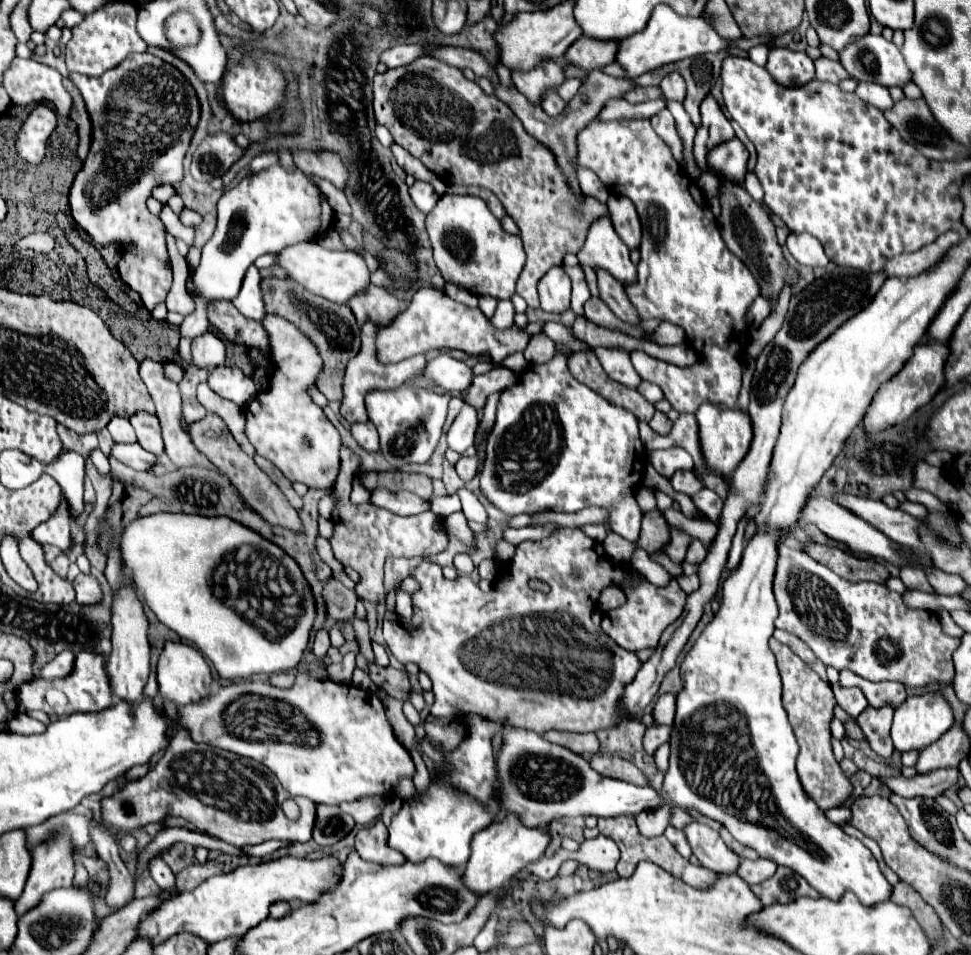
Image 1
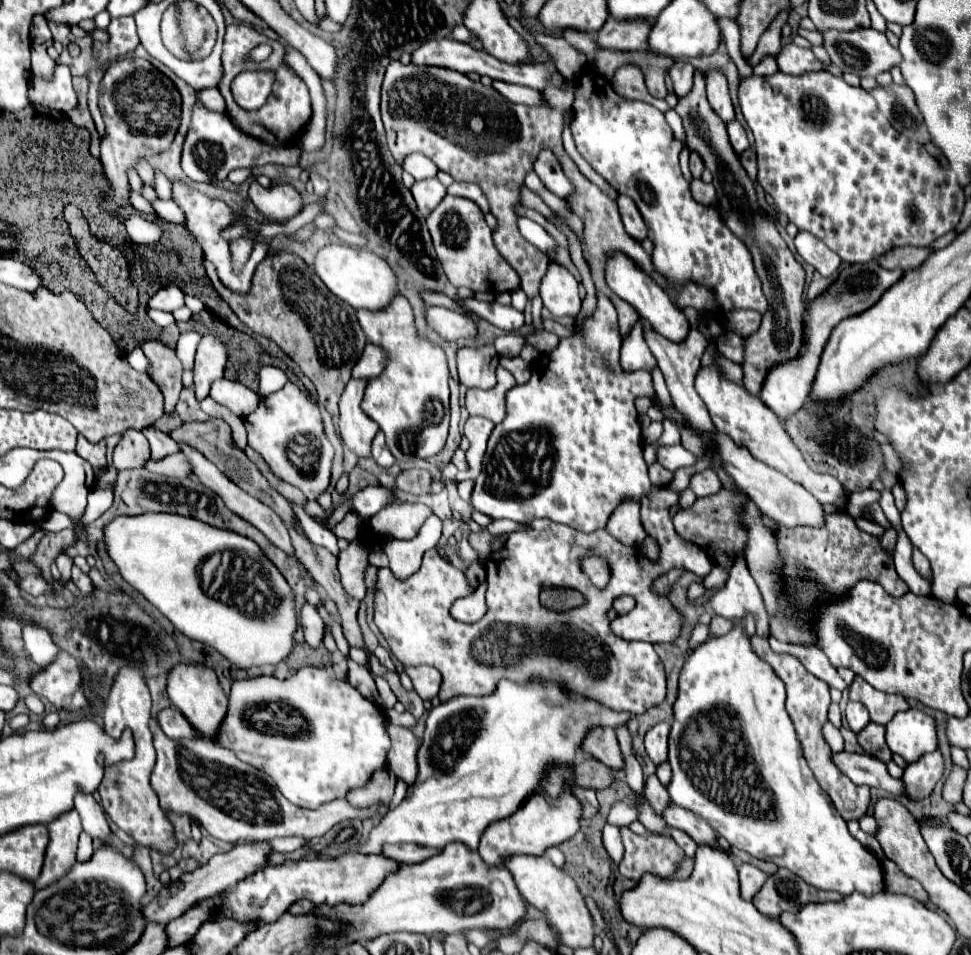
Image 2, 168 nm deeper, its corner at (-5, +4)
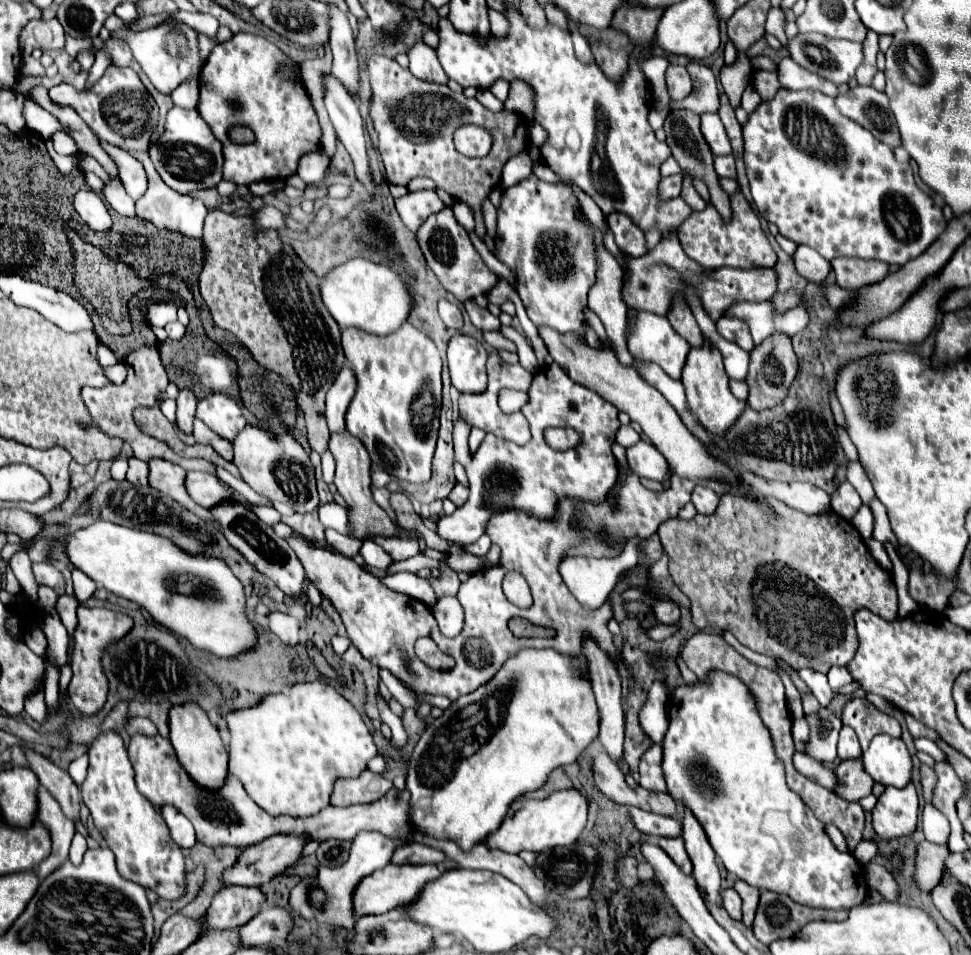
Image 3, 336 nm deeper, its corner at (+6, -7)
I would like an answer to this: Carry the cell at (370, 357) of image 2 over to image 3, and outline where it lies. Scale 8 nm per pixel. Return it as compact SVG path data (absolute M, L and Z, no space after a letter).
M341 368L341 372L337 374L333 386L327 392L327 410L325 410L325 418L327 418L327 428L331 434L341 434L345 430L345 412L349 406L349 400L353 398L353 372L349 372L349 368Z

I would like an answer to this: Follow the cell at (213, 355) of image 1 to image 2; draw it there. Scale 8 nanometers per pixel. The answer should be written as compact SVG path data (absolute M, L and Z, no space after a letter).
M204 335L198 345L194 363L194 389L198 401L202 401L208 395L210 383L214 379L224 377L226 363L228 363L226 345L216 335Z

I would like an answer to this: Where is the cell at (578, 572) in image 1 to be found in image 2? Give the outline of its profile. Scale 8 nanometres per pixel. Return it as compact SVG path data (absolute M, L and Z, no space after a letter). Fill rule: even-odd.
M652 487L652 491L650 491L650 493L644 497L644 501L642 501L642 525L644 525L646 533L652 535L652 537L660 543L660 559L658 559L658 561L650 561L650 559L644 555L644 551L638 549L638 547L626 547L626 545L622 545L622 543L616 541L612 535L608 535L604 529L598 529L598 531L594 531L594 533L582 533L582 531L576 531L576 529L572 529L572 527L566 527L566 525L548 521L548 519L536 519L536 521L530 523L530 525L532 525L530 531L516 531L516 533L510 533L506 545L504 545L502 549L490 553L490 557L486 559L484 565L486 565L486 579L488 579L488 591L486 591L486 607L488 607L488 611L486 611L486 615L484 615L480 621L476 621L476 623L470 625L470 623L460 623L460 621L456 621L456 619L450 615L452 603L454 603L456 599L460 599L460 597L472 595L474 589L468 587L466 573L460 571L460 569L456 569L456 567L452 567L452 565L448 565L448 563L438 555L438 549L426 551L420 569L418 569L412 577L408 577L406 581L398 581L398 579L392 575L390 569L380 569L380 571L378 571L378 585L376 585L376 599L374 599L374 603L376 603L374 621L376 621L378 629L382 631L384 639L388 641L388 647L390 647L392 655L394 655L404 667L430 665L430 667L436 667L436 669L440 671L440 675L442 675L442 693L440 693L438 697L440 697L442 703L448 701L448 699L452 699L452 697L458 697L458 695L476 695L476 697L492 695L492 693L496 691L496 685L498 685L500 679L510 679L510 681L516 681L516 683L522 683L522 681L528 681L528 679L544 679L544 681L552 681L552 683L558 683L558 681L560 681L560 685L566 689L568 695L580 695L580 697L592 699L592 701L596 701L596 703L600 703L600 705L604 705L604 707L608 707L608 709L612 709L612 711L632 711L632 713L636 713L636 715L646 713L650 707L662 703L664 697L666 697L666 675L664 675L664 665L662 665L660 657L654 653L654 647L652 647L652 645L618 639L618 637L610 631L610 621L608 621L608 617L606 617L606 611L612 607L614 597L618 597L618 595L628 595L628 589L648 589L648 585L654 585L654 579L658 579L664 571L670 571L670 569L674 568L683 568L686 571L696 573L698 577L706 577L708 571L714 567L712 559L708 559L708 553L704 553L704 549L698 549L698 545L694 545L694 543L690 543L690 541L684 541L684 539L674 531L668 509L670 509L672 505L676 505L676 503L678 503L678 493L670 491L668 487ZM592 555L594 555L594 557L602 557L602 559L608 561L608 567L610 567L610 581L608 581L608 587L606 587L606 589L596 587L596 585L588 579L588 575L582 571L582 559L592 557ZM544 585L556 585L556 587L572 587L572 589L578 589L578 591L586 597L586 603L580 605L580 617L576 619L576 617L574 617L574 611L570 609L570 611L566 611L566 613L568 613L568 621L566 621L566 613L556 613L554 609L546 609L546 607L540 603L540 599L538 599L538 593L540 593L540 589L542 589ZM528 633L532 633L532 637L536 637L536 633L544 633L544 635L540 635L538 641L532 643L532 637L530 637ZM544 637L550 637L550 639L548 639L548 645L550 645L552 653L564 653L564 659L550 655L550 653L548 653L548 651L550 651L548 645L540 645L540 641L544 641Z

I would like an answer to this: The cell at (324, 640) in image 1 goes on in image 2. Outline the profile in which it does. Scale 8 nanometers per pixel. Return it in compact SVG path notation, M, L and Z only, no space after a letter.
M308 603L300 611L300 625L304 629L306 643L310 647L318 649L322 645L322 639L324 639L324 621L318 615L318 611L312 605L308 605Z

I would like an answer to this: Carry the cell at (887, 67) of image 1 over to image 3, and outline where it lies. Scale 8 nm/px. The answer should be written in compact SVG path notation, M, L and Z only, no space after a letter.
M799 32L797 36L787 40L785 48L789 52L789 58L795 64L799 64L801 68L831 80L833 84L849 82L849 78L855 76L857 66L863 62L861 44L853 44L849 40L833 40L833 38L827 38L827 36L821 36L821 34L801 34Z

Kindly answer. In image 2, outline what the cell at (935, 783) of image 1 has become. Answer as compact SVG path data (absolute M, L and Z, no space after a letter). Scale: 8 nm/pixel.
M836 753L834 755L836 767L850 777L856 785L866 785L866 787L880 787L886 789L894 795L904 795L906 787L902 787L902 779L896 779L888 773L886 763L878 761L876 757L870 757L866 753Z

